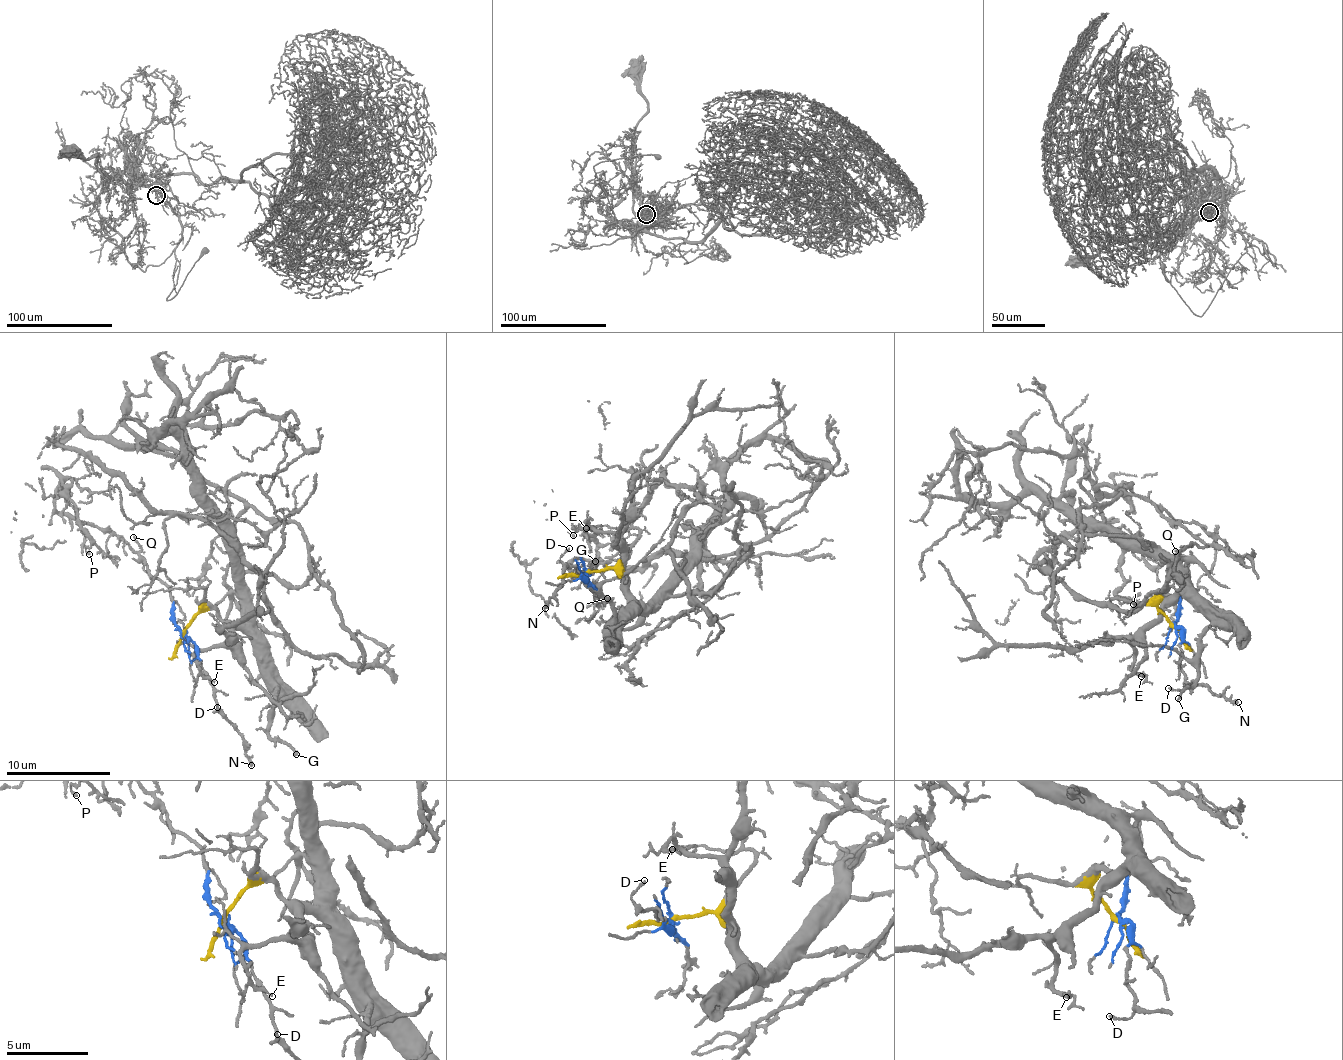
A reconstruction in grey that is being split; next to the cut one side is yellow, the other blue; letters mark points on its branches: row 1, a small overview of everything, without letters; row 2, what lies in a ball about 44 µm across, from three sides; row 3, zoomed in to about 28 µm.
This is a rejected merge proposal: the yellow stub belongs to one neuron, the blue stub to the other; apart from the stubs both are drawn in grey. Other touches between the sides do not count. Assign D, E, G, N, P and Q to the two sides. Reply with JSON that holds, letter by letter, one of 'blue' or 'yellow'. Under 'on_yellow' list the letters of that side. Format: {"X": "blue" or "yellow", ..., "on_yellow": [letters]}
{"D": "blue", "E": "yellow", "G": "yellow", "N": "blue", "P": "blue", "Q": "blue", "on_yellow": ["E", "G"]}

